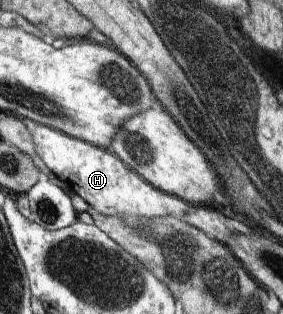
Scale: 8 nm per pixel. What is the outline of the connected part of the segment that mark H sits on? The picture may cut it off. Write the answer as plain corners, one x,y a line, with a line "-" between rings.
24,119
23,122
30,130
36,151
43,162
91,208
103,214
147,218
172,216
183,219
194,207
182,198
153,187
110,150
103,150
31,119

